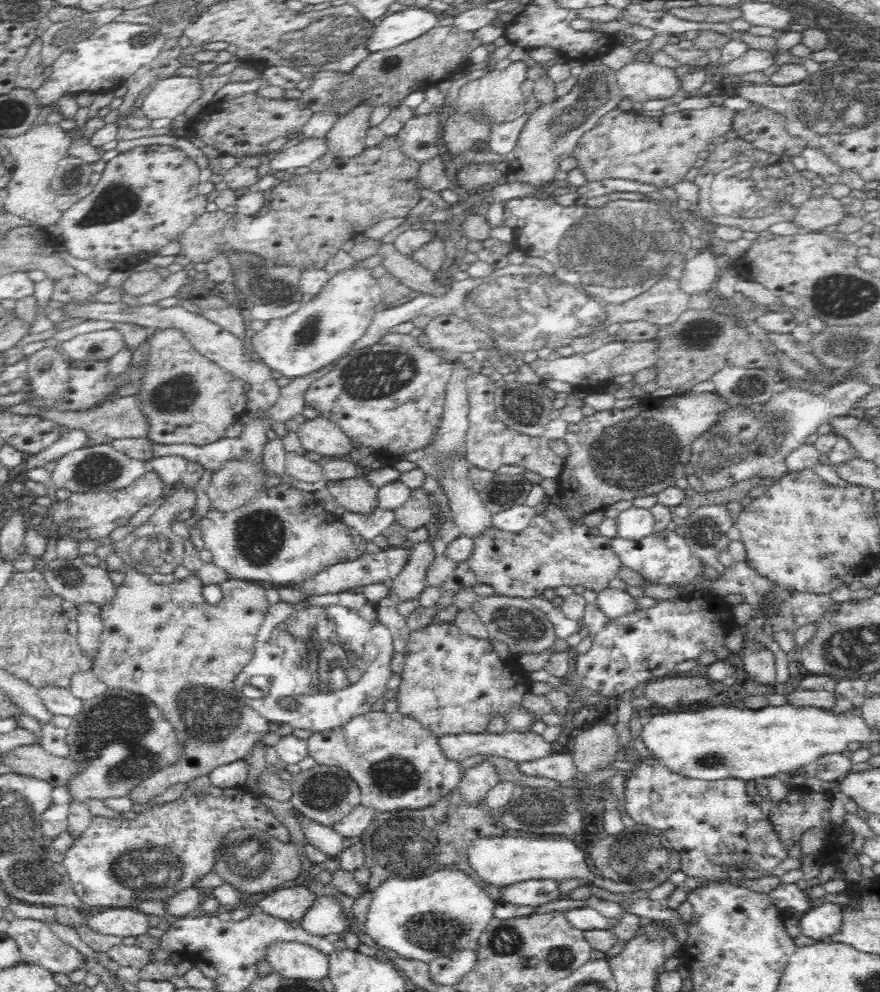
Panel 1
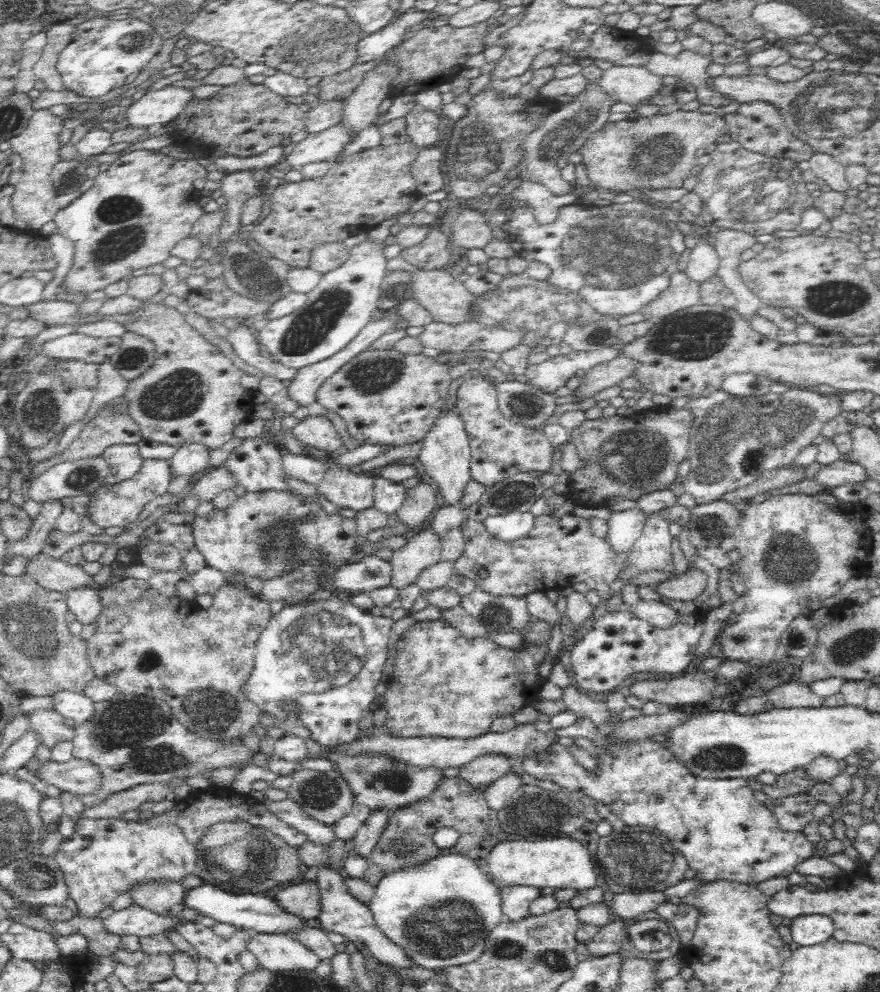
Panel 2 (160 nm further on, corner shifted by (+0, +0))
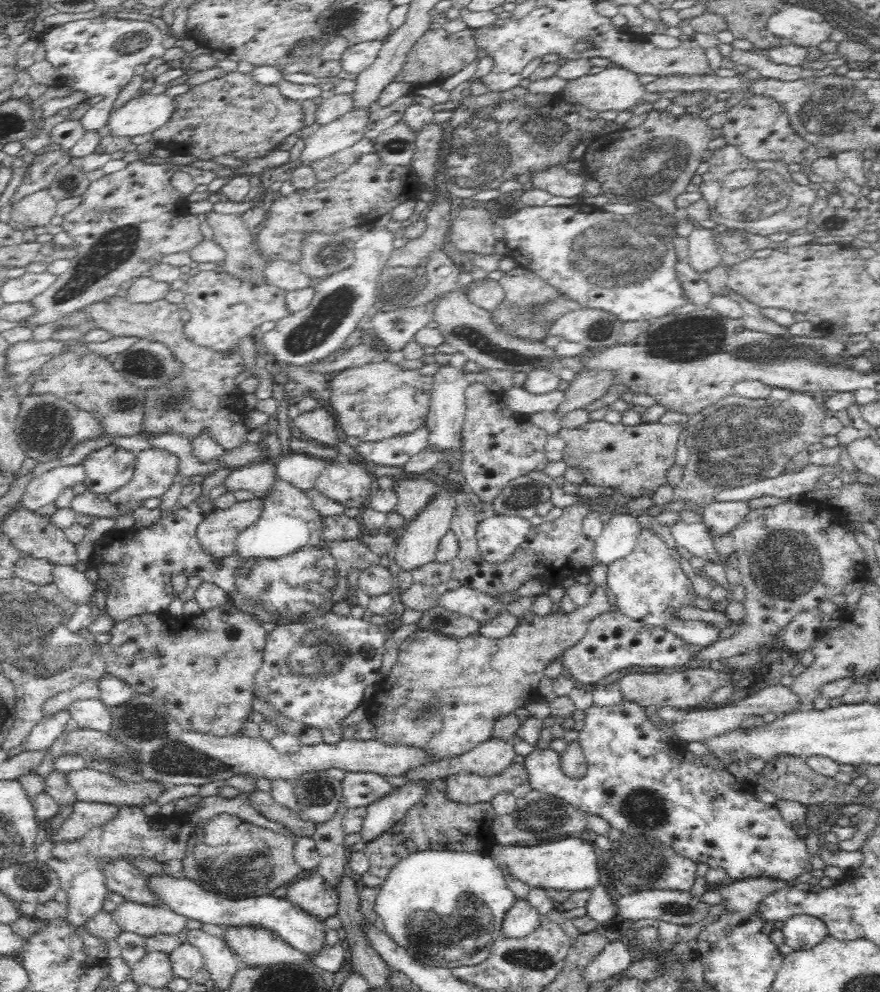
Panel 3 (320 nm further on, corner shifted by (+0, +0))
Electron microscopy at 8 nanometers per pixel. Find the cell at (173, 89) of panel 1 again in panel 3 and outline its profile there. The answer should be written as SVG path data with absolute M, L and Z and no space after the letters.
M164 93L135 96L121 108L110 113L106 128L110 130L110 135L126 138L153 133L168 122L174 110L174 103L174 99Z

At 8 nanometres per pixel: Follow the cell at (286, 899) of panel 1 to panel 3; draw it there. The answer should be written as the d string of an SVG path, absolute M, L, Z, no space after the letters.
M318 873L309 874L287 885L284 896L293 905L321 921L335 916L339 909L337 890L332 888Z

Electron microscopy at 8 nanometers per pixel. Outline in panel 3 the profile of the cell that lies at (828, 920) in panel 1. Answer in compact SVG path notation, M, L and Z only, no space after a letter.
M806 914L790 917L781 928L784 944L792 950L812 949L827 938L827 926L819 918Z

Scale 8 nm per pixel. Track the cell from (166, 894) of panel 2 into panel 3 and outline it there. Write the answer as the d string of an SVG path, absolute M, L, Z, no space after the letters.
M108 861L103 868L106 888L111 894L121 894L126 901L134 901L144 905L157 904L157 898L149 887L147 877L124 861Z

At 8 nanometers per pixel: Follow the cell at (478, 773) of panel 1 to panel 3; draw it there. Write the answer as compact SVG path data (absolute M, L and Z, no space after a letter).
M489 739L456 758L440 759L422 768L404 773L408 780L427 780L431 783L436 778L450 778L453 774L472 773L480 776L492 776L503 773L517 755L513 743L499 739Z

